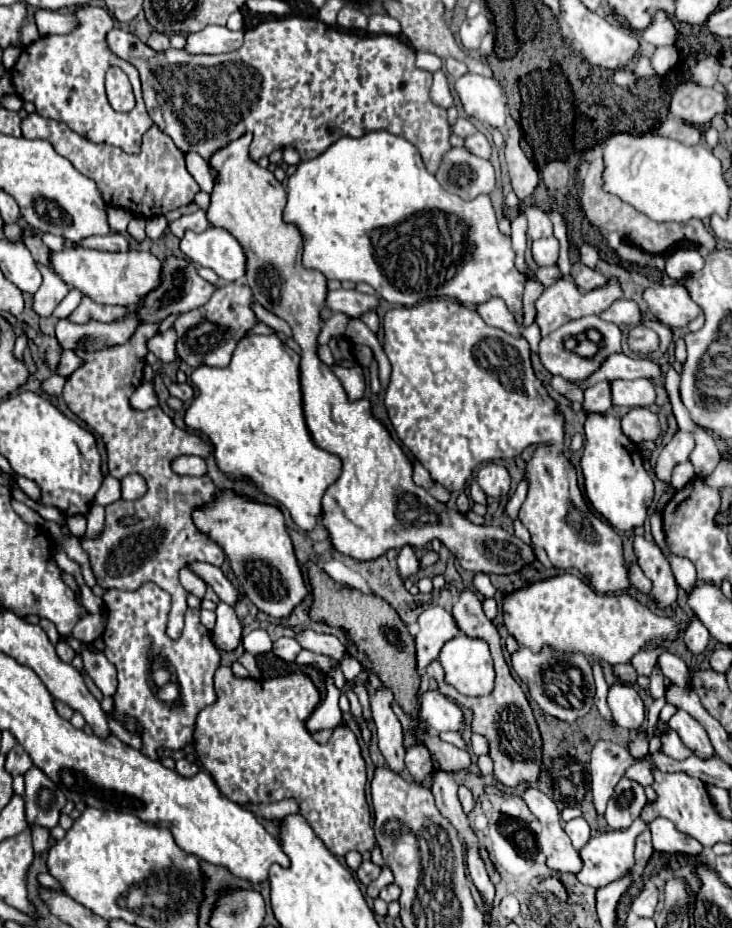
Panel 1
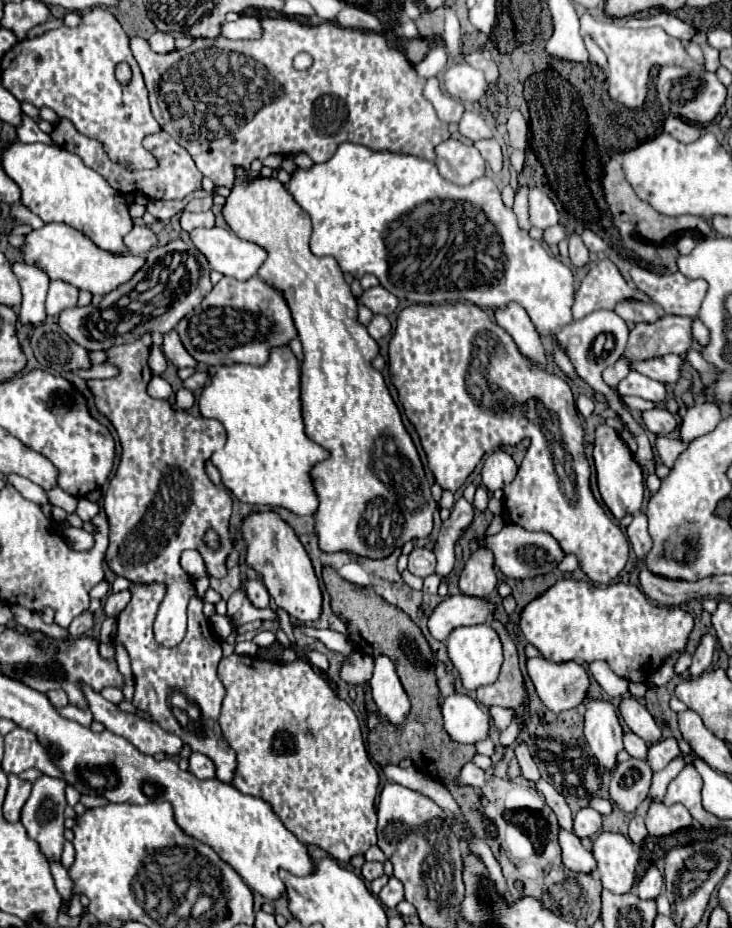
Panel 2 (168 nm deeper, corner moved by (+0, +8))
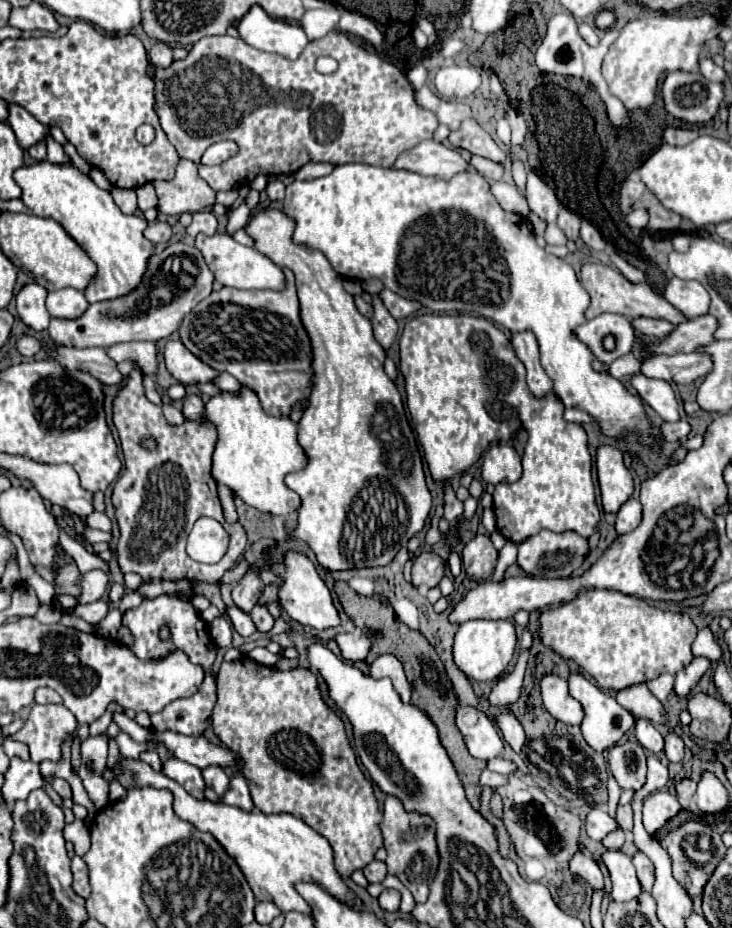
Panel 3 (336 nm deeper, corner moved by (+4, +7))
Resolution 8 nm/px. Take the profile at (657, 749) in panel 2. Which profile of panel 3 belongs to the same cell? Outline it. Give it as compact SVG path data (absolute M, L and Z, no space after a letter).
M669 730L665 734L665 754L667 754L669 762L679 762L683 758L683 746L685 744L677 732Z

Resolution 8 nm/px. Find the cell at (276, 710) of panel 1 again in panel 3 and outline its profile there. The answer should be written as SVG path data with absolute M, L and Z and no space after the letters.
M247 656L235 662L223 662L217 676L217 704L211 718L219 740L243 758L245 764L241 772L257 810L289 812L323 834L335 852L335 866L343 878L349 878L355 870L365 868L375 858L375 852L383 846L379 828L383 816L373 786L355 760L341 718L323 702L317 676L311 670L297 668L281 672L277 668L261 666Z

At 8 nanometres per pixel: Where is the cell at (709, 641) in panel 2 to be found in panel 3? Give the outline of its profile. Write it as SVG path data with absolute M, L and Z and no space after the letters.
M695 658L687 668L677 672L675 694L679 698L687 698L691 694L691 690L697 686L697 682L701 680L701 676L709 670L709 666L711 666L711 662L707 658Z

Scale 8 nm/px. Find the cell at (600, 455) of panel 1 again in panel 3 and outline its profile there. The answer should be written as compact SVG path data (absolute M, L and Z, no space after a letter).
M601 446L595 456L601 504L605 512L617 512L633 494L633 478L623 464L623 454L615 446Z

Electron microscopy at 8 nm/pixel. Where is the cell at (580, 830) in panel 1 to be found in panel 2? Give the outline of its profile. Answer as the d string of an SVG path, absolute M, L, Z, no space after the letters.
M581 809L573 817L573 833L583 839L583 837L593 837L601 829L601 815L593 809Z

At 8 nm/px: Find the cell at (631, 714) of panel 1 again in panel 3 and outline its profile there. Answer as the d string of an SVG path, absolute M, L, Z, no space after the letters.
M637 720L635 736L637 736L639 744L645 750L649 750L651 754L661 754L663 752L663 734L649 720Z

